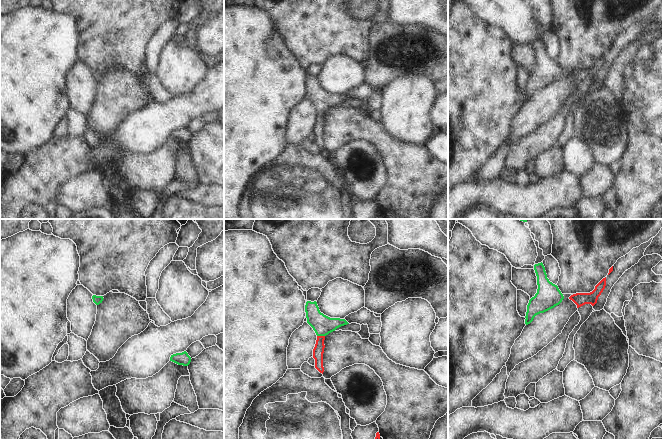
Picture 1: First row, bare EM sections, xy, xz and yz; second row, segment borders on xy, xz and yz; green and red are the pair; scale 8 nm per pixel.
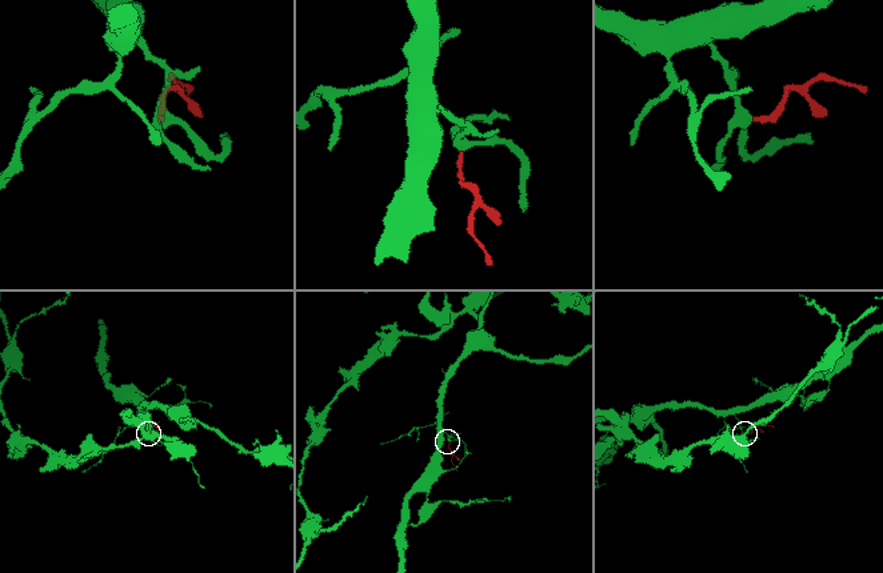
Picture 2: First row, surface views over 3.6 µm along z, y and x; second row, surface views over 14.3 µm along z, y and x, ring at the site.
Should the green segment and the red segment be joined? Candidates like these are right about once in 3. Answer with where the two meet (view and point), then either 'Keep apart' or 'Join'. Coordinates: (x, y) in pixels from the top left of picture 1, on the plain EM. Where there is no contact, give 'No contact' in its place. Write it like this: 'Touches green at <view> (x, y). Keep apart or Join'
Touches green at xz (321, 111). Join.

